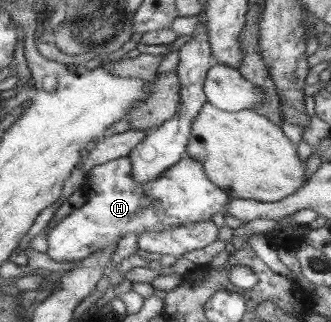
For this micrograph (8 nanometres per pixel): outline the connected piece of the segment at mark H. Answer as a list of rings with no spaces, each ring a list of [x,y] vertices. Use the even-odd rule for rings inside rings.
[[[186,156],[168,167],[166,171],[162,171],[154,181],[148,181],[148,183],[134,181],[131,173],[131,161],[127,157],[108,161],[85,172],[85,179],[80,190],[84,190],[86,201],[78,209],[74,209],[72,213],[60,219],[48,231],[45,253],[56,263],[60,263],[62,260],[80,261],[100,248],[118,243],[118,240],[126,233],[134,232],[135,235],[138,235],[144,232],[170,230],[188,225],[190,222],[210,220],[212,214],[216,212],[221,212],[223,215],[228,213],[228,193],[211,182],[200,161],[189,159]]]

